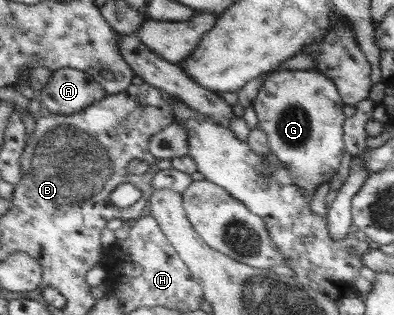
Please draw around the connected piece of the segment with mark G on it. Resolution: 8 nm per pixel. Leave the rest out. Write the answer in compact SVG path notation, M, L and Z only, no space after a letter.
M275 70L267 76L252 104L258 118L257 127L267 133L271 153L275 153L289 168L289 172L293 172L293 178L301 190L309 196L315 196L317 186L328 183L337 174L347 151L343 142L343 120L347 120L343 114L346 105L344 98L333 80L315 70Z

